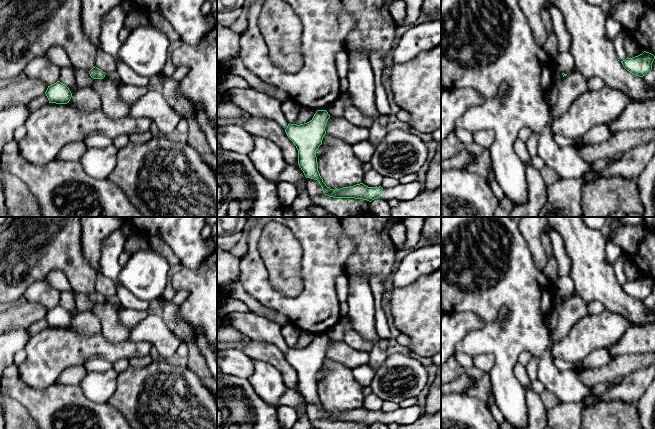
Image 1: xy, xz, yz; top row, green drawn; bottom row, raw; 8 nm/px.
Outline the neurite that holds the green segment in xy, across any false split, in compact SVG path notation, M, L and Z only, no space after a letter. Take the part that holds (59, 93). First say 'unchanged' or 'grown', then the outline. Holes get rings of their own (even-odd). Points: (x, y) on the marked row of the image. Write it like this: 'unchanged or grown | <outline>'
unchanged | M60 81L48 86L45 94L49 103L56 104L67 104L72 97L72 93L69 88Z

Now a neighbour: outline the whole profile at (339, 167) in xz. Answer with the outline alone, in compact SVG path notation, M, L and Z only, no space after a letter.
M327 134L322 144L325 152L318 160L318 171L327 187L335 190L362 183L365 174L363 162L355 155L351 144Z

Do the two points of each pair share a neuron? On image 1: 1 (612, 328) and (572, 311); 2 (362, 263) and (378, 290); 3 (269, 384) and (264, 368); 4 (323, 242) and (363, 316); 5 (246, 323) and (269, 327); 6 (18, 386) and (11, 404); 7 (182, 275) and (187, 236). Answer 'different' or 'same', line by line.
1: different
2: different
3: same
4: different
5: same
6: different
7: different

